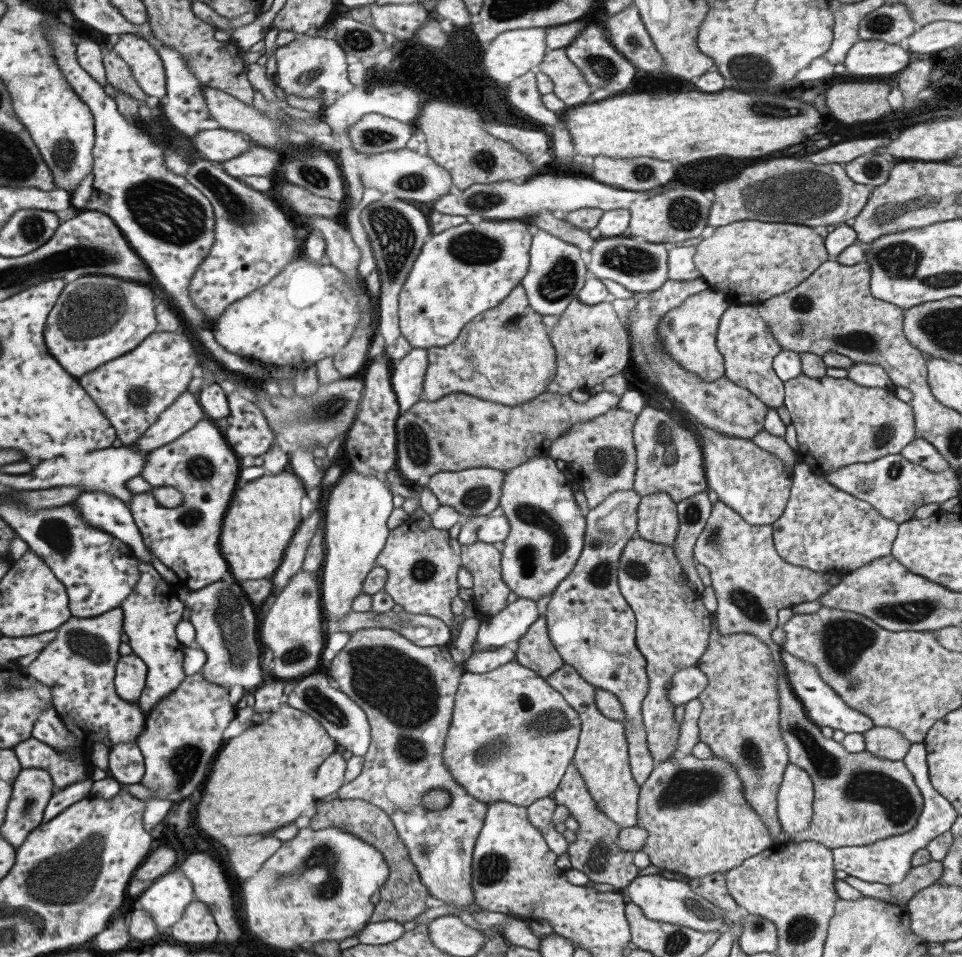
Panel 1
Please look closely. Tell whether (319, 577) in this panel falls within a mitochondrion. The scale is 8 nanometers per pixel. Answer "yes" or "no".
no

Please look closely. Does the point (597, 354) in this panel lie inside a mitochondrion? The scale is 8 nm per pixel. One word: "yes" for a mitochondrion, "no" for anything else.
no

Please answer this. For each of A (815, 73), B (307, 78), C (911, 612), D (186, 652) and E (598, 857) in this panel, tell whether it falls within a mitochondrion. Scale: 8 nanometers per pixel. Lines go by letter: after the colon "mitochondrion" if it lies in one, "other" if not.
A: other
B: mitochondrion
C: mitochondrion
D: other
E: mitochondrion

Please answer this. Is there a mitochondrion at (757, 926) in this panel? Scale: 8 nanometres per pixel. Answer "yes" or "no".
yes

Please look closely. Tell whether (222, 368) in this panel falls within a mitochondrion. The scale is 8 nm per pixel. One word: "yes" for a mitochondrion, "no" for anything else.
no

